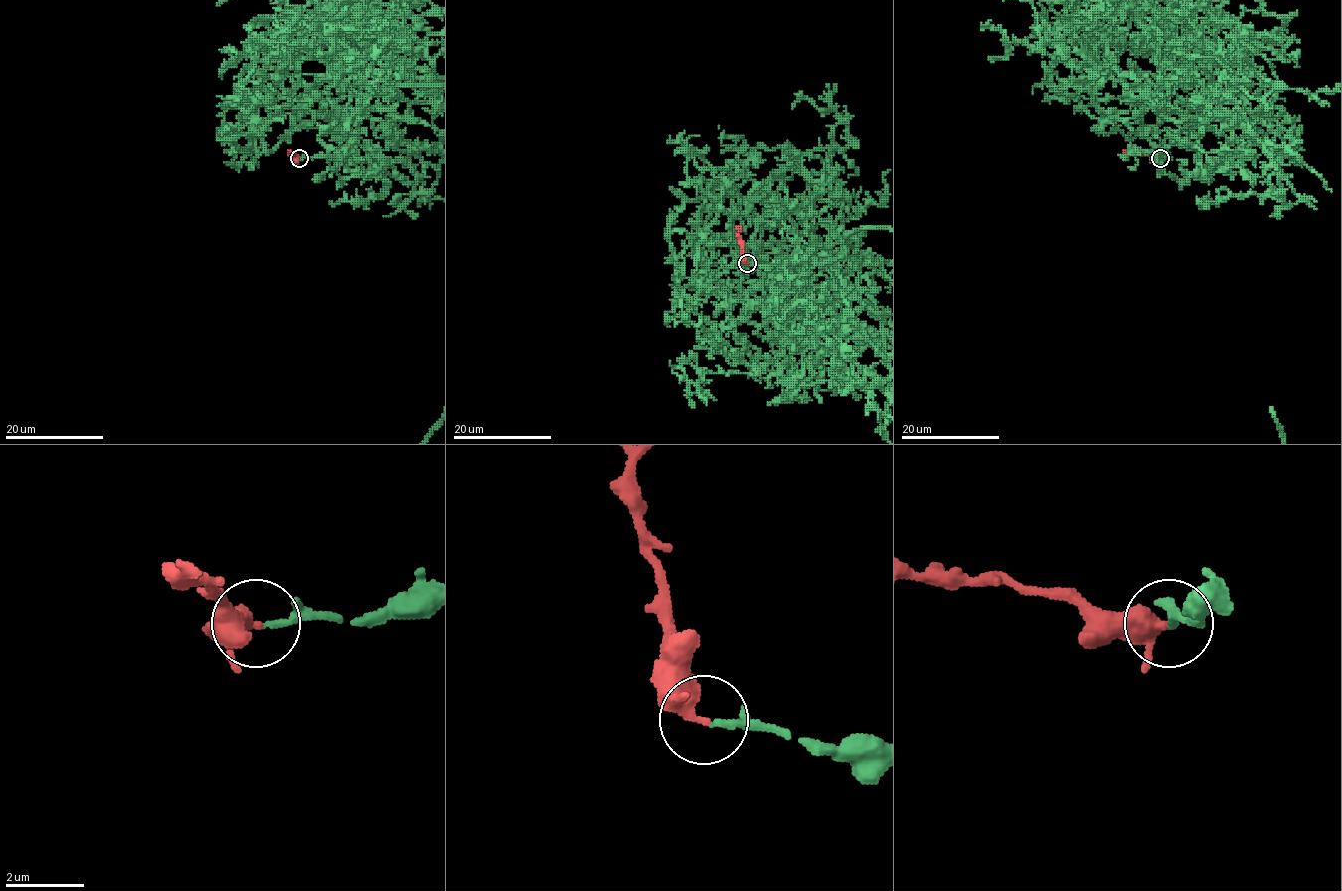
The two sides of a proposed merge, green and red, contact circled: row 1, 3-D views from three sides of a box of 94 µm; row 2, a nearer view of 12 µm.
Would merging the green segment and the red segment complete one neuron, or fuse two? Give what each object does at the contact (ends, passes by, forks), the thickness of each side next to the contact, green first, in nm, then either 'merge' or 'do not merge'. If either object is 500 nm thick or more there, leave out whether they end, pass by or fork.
green passes by; red passes by; calibres 110 and 280 nm; merge

